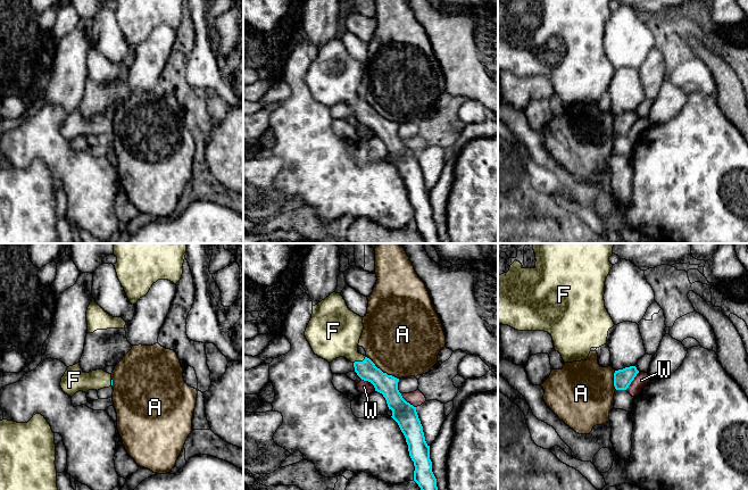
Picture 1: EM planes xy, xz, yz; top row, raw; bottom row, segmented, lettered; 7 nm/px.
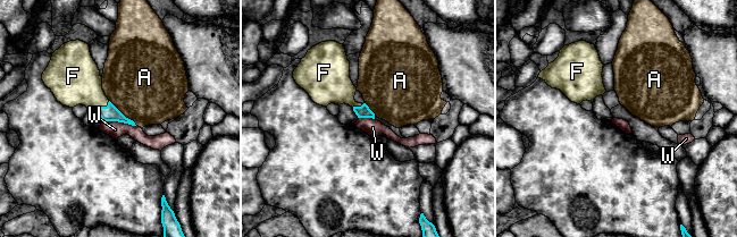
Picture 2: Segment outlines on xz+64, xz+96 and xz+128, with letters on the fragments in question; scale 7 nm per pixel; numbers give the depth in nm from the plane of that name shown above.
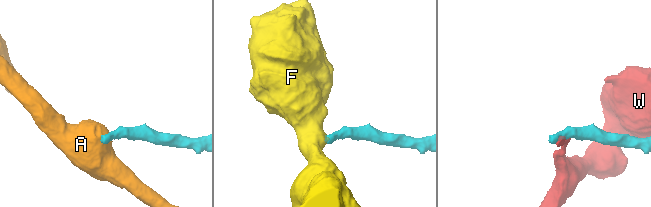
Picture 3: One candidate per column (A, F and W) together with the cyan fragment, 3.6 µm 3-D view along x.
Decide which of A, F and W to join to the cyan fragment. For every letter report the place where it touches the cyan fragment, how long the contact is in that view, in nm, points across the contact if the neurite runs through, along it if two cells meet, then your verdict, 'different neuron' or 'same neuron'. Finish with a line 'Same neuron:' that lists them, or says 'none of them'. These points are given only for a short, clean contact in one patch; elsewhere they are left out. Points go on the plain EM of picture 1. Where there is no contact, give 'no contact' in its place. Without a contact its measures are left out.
A: contact xz (381, 116); length 280 nm; border xz (366, 101), (383, 117), (398, 124); different neuron
F: contact xz (359, 107); length 100 nm; way xz (387, 130), (359, 107), (337, 80); same neuron
W: contact yz (632, 125); length 160 nm; border yz (639, 117), (625, 134); different neuron
Same neuron: F

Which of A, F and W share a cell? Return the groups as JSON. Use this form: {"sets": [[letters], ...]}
{"sets": [["A"], ["F"], ["W"]]}

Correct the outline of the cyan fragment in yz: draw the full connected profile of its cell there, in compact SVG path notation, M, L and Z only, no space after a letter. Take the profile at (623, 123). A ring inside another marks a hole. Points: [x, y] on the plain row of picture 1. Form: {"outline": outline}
{"outline": "M635 111L625 113L623 115L615 116L614 118L614 132L616 135L626 135L631 127L634 125L639 116Z"}

